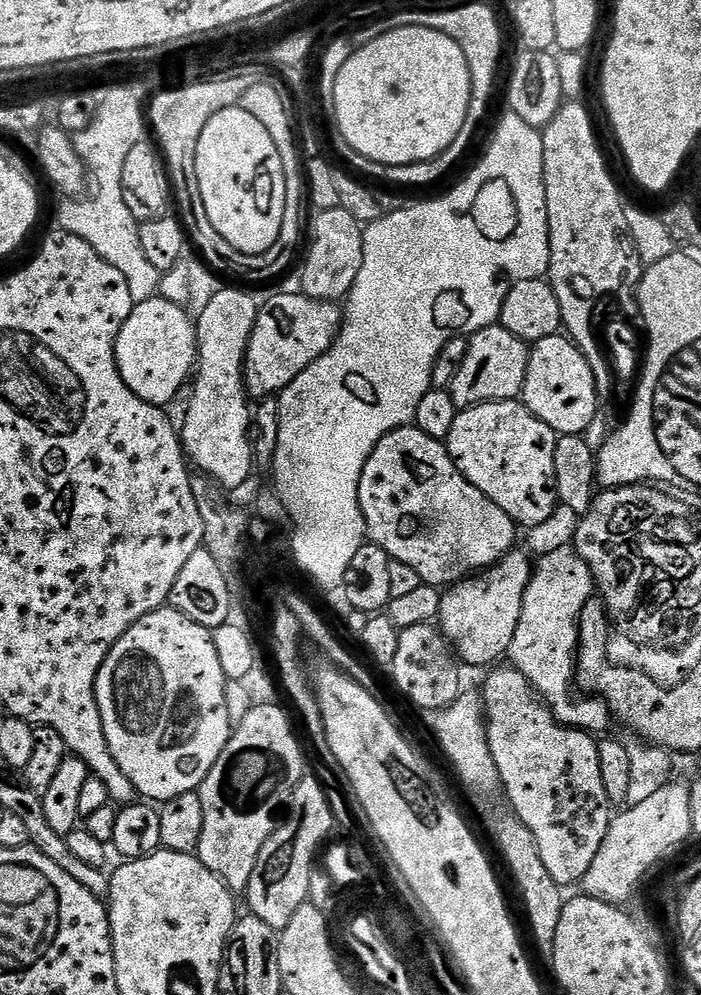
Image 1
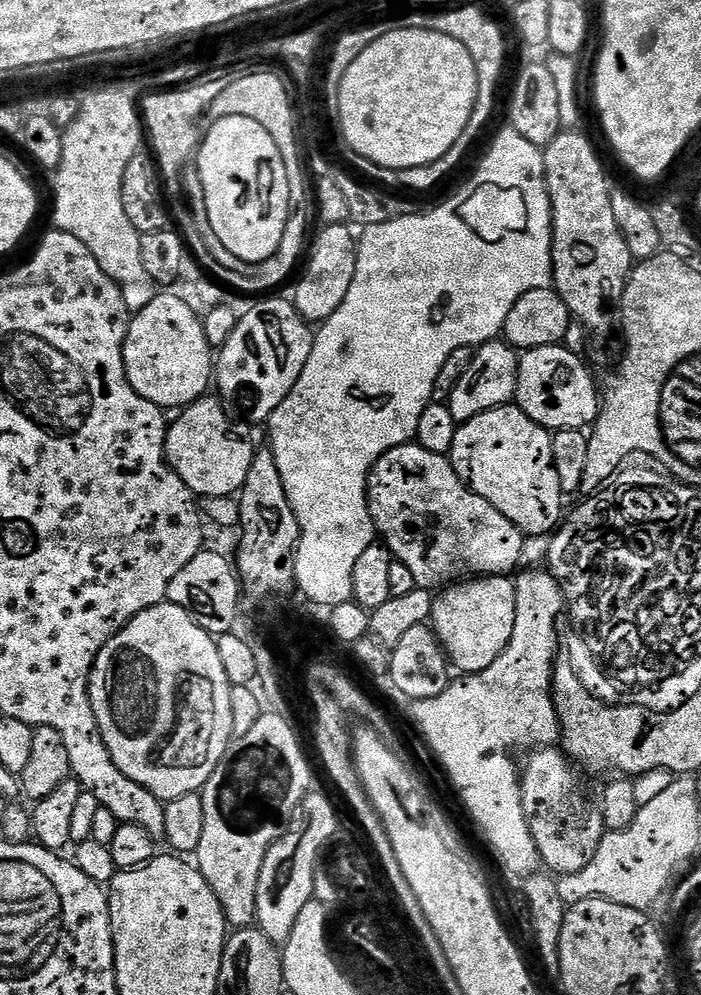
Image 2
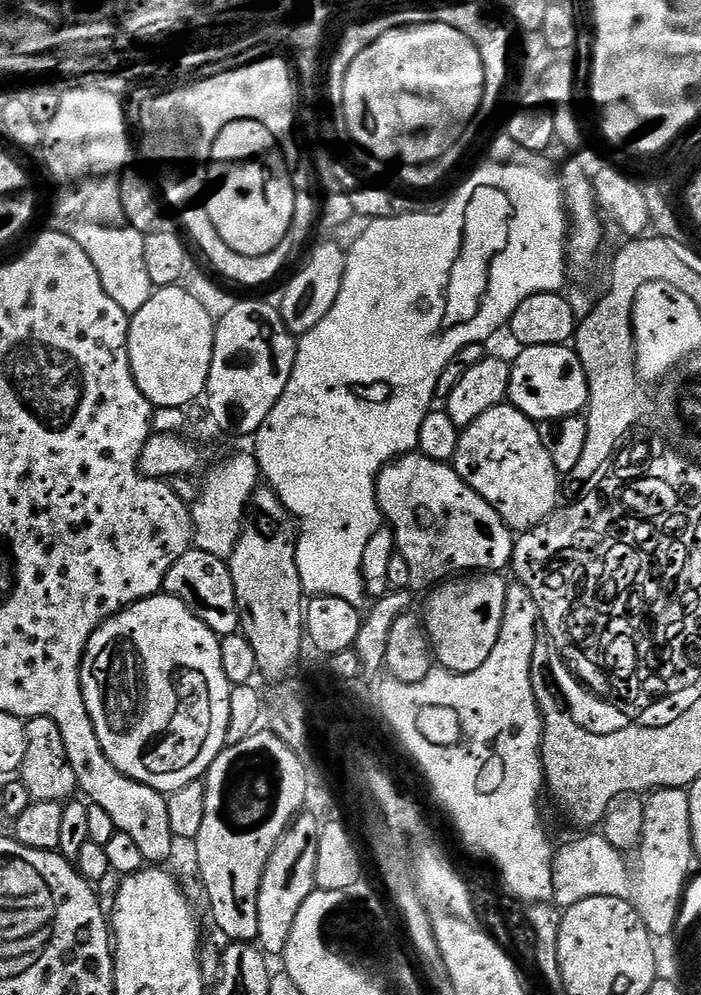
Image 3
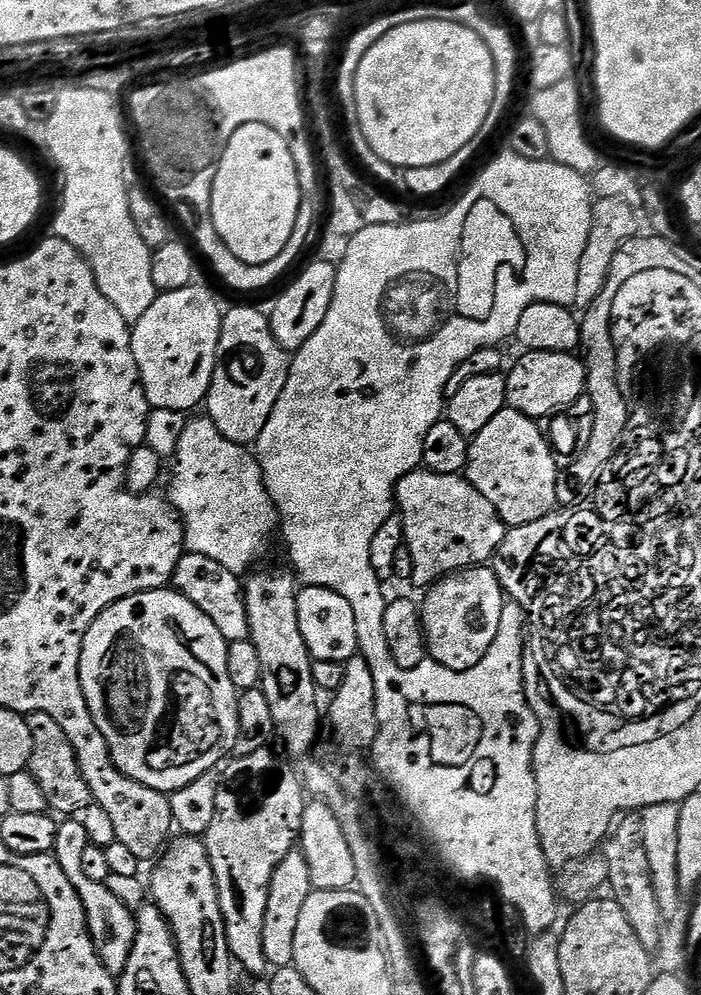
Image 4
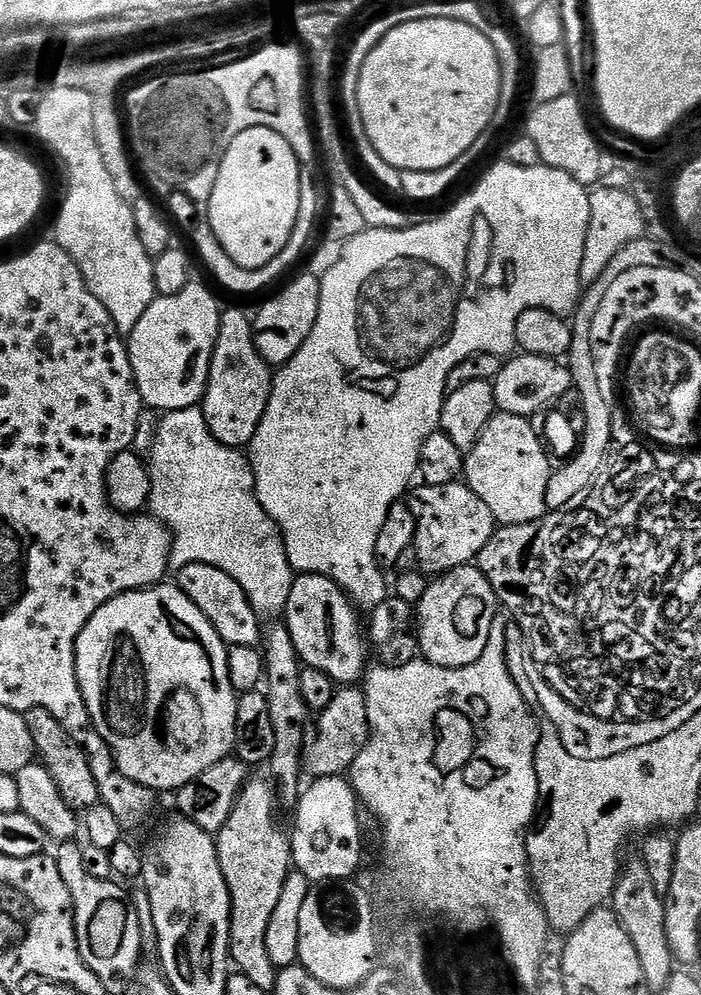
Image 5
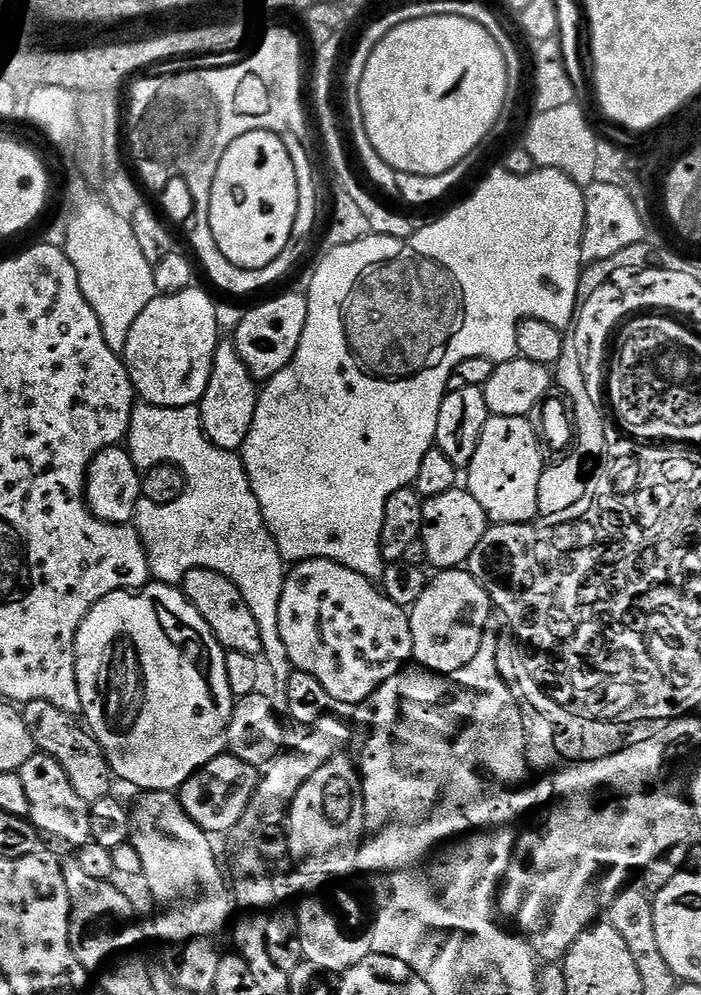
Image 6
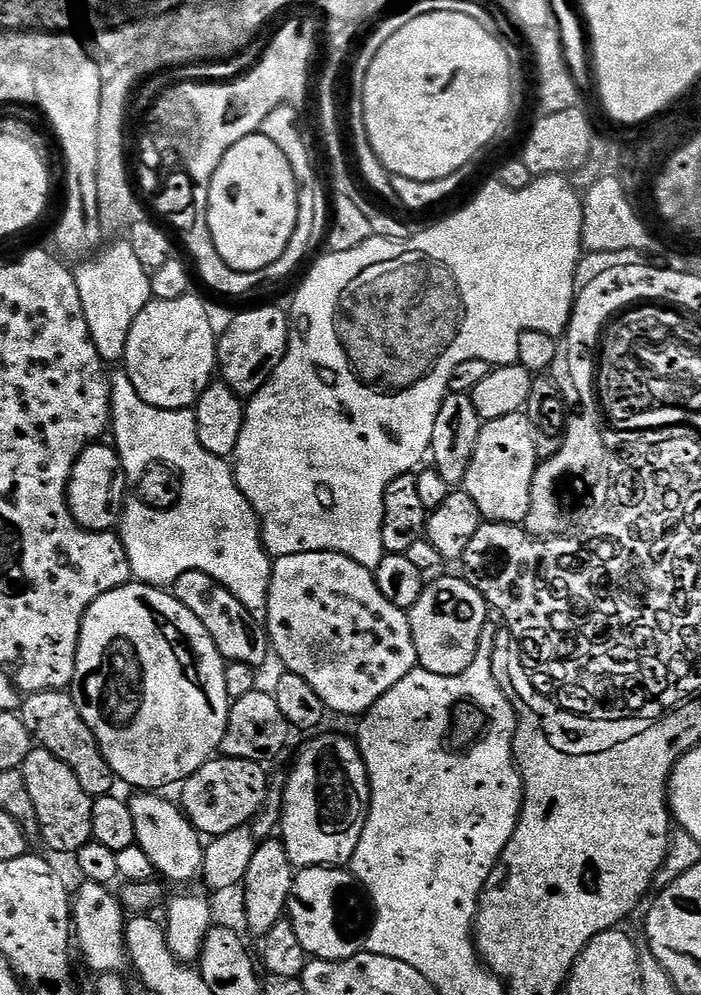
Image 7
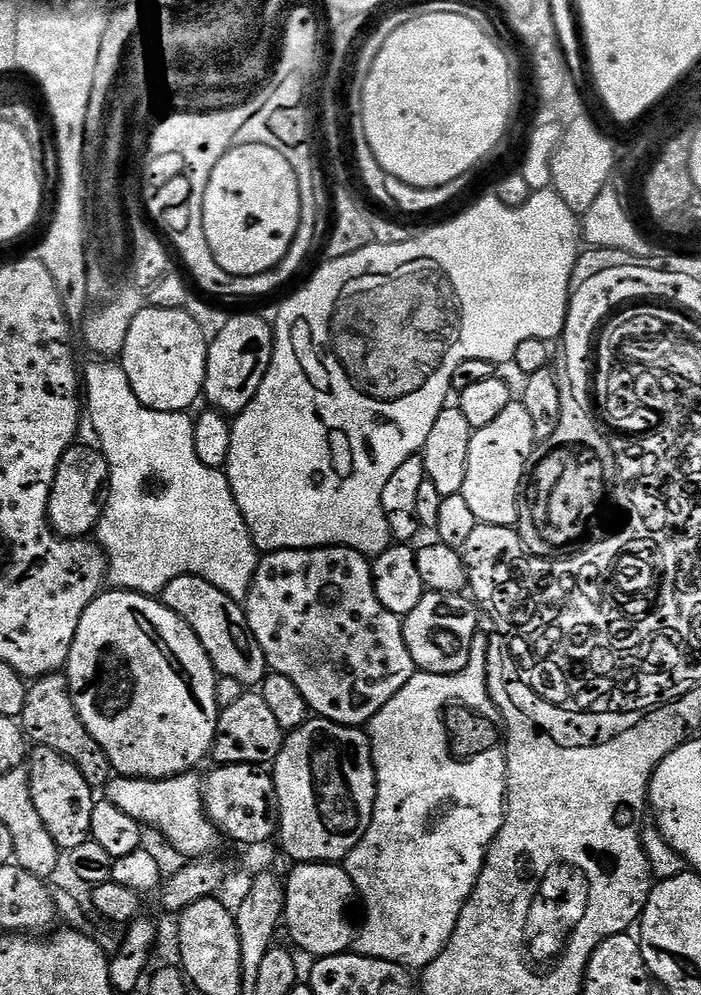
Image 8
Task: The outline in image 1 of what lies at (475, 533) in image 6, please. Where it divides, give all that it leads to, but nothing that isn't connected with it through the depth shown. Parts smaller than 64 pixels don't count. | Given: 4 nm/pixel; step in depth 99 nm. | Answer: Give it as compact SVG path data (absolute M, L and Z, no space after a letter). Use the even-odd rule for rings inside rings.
M415 426L394 428L378 441L361 470L357 490L361 512L367 528L367 539L382 546L393 560L402 562L418 574L425 584L451 586L481 570L500 563L513 551L518 526L478 486L474 486L458 470L450 458L445 441L430 438Z

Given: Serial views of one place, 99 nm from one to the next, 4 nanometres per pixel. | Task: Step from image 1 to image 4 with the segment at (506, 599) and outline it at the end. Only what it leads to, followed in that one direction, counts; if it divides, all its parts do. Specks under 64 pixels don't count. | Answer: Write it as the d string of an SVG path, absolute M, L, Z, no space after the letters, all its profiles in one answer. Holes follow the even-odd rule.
M477 566L454 572L431 585L428 594L420 608L427 655L455 672L478 666L498 634L502 606L506 603L506 593L491 567Z

